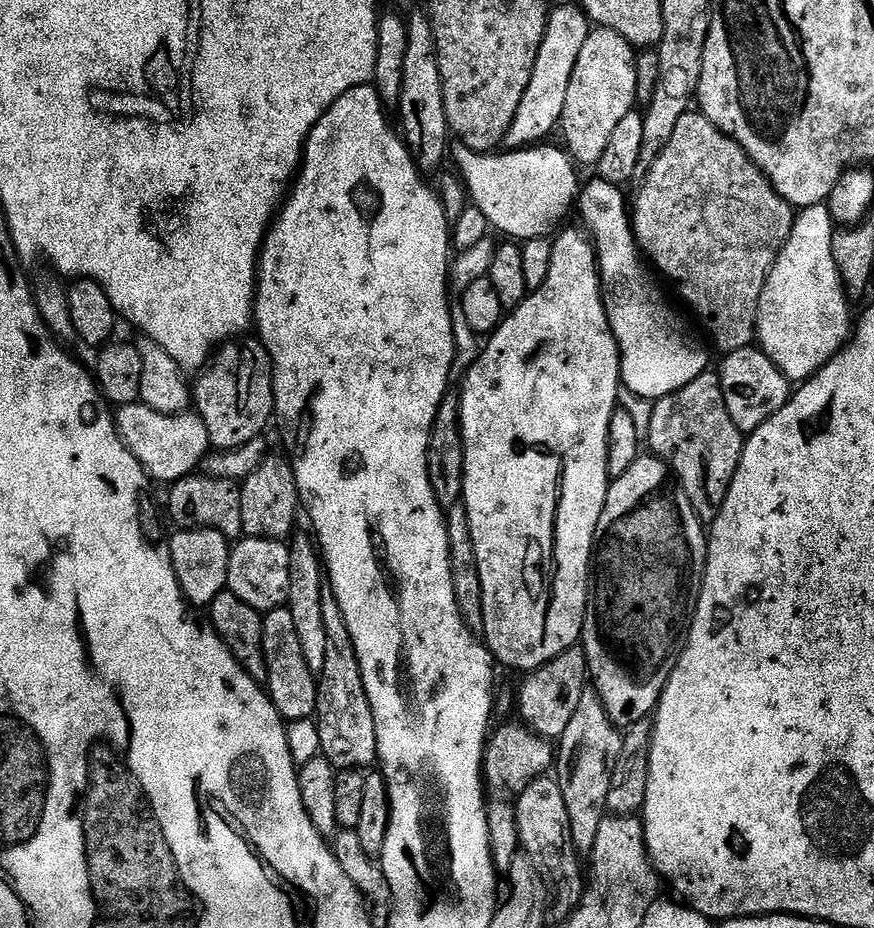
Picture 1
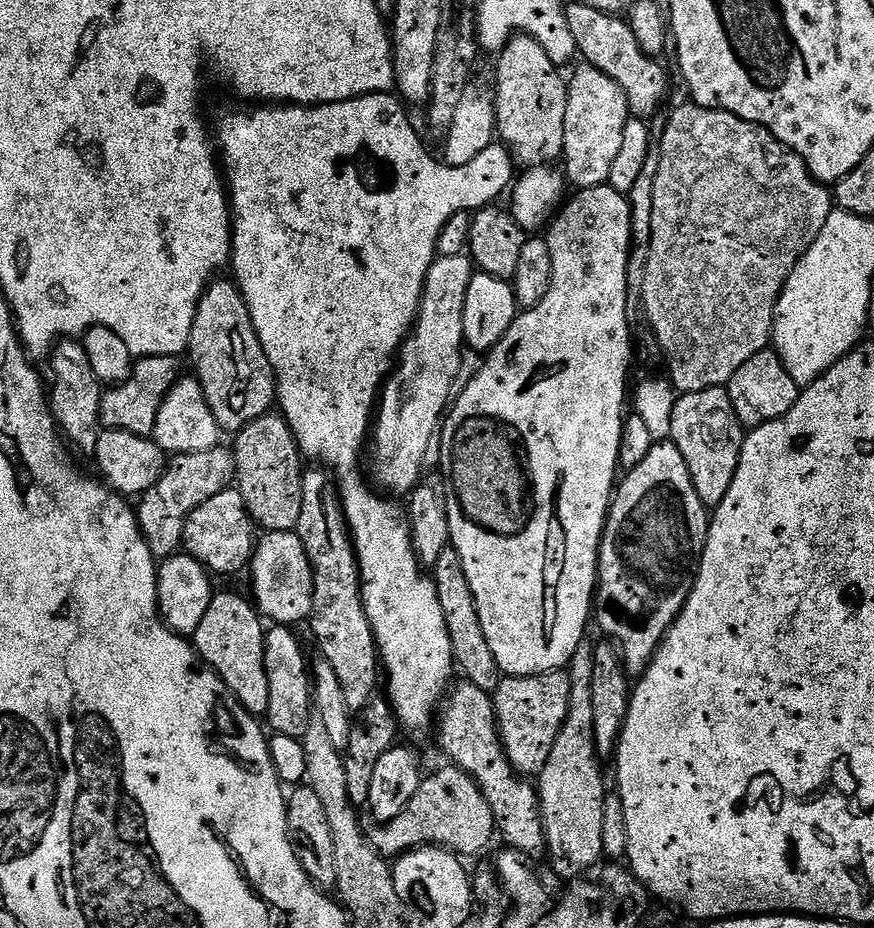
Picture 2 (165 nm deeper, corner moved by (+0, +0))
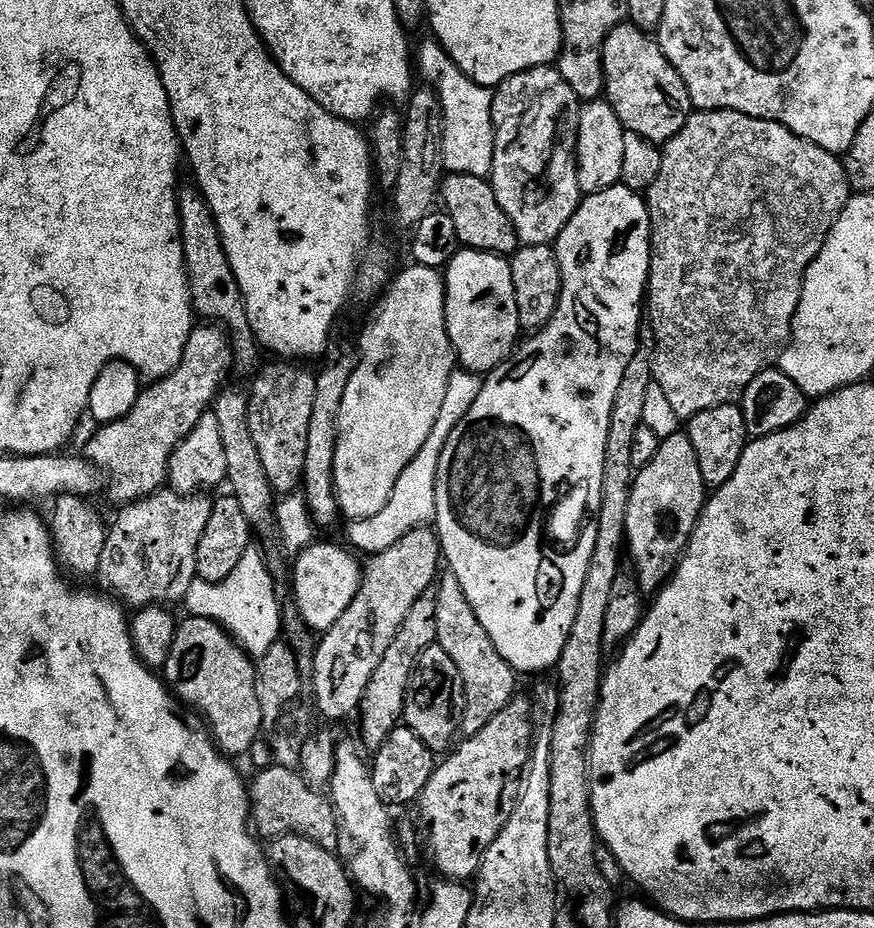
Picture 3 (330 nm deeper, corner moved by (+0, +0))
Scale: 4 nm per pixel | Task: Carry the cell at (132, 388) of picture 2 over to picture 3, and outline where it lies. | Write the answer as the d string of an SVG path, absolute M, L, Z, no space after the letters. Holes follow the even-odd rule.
M215 322L197 323L188 335L186 350L176 369L168 376L149 383L141 391L138 402L134 402L134 410L130 410L130 414L118 418L112 424L102 424L95 429L97 432L89 438L82 456L106 481L106 492L108 488L108 496L116 503L116 506L136 503L140 499L161 491L168 484L168 467L174 450L186 438L186 434L190 434L190 430L198 426L204 413L215 405L217 396L225 387L224 379L228 376L228 366L232 366L233 362L230 340L225 329Z

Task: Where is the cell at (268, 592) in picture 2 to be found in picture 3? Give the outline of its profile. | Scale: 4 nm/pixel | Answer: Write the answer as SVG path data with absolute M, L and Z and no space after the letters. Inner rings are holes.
M313 542L308 547L301 548L295 557L296 569L292 572L292 592L296 595L294 603L300 611L304 627L313 633L329 632L334 622L346 614L350 602L354 602L354 594L358 594L360 589L361 561L356 561L357 557L347 547L344 548L339 548L336 544Z

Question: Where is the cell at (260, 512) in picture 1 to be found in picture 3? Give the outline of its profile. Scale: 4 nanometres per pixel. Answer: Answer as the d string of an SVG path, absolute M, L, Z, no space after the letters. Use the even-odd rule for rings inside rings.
M280 358L268 364L250 387L250 435L262 458L262 467L272 491L292 494L304 483L306 470L306 438L310 431L310 414L314 407L316 372L300 362Z

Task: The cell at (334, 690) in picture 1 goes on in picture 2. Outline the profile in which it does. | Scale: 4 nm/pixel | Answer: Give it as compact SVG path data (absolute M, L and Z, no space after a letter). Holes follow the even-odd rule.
M312 466L302 478L302 514L298 514L296 537L306 550L306 558L312 571L312 636L320 647L319 655L336 672L338 682L342 682L342 690L346 692L346 706L350 710L359 710L373 699L376 688L376 672L378 676L378 653L376 640L372 635L372 627L366 618L364 603L360 598L360 568L356 565L356 555L352 551L352 541L347 525L344 522L344 509L340 506L340 498L334 487L334 480L323 467Z

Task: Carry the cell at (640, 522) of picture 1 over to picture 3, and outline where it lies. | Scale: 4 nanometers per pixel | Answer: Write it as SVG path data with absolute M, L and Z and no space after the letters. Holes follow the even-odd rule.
M673 431L670 438L660 442L658 454L654 454L654 462L637 471L632 482L630 510L626 510L626 556L627 559L632 559L631 571L640 584L641 592L655 594L672 579L684 551L688 549L688 543L694 534L696 523L700 520L705 503L706 485L702 478L702 470L698 470L698 454L694 454L694 442L690 442L687 431Z

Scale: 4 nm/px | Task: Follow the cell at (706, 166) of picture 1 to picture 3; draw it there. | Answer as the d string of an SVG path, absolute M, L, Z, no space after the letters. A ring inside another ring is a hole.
M696 110L686 122L686 126L682 126L682 130L678 130L678 134L674 134L674 138L670 138L668 143L663 145L662 170L658 170L654 186L650 186L646 193L652 223L652 257L646 289L646 320L656 343L652 379L655 387L660 388L670 402L670 410L678 414L681 422L691 420L694 414L702 414L702 410L714 410L714 406L736 404L743 400L746 386L754 382L759 372L779 365L780 355L792 343L792 319L802 298L806 270L812 265L814 258L818 258L830 230L834 230L834 222L838 222L849 199L848 175L843 159L837 153L822 150L822 146L794 134L789 128L773 120L754 118L734 110Z

